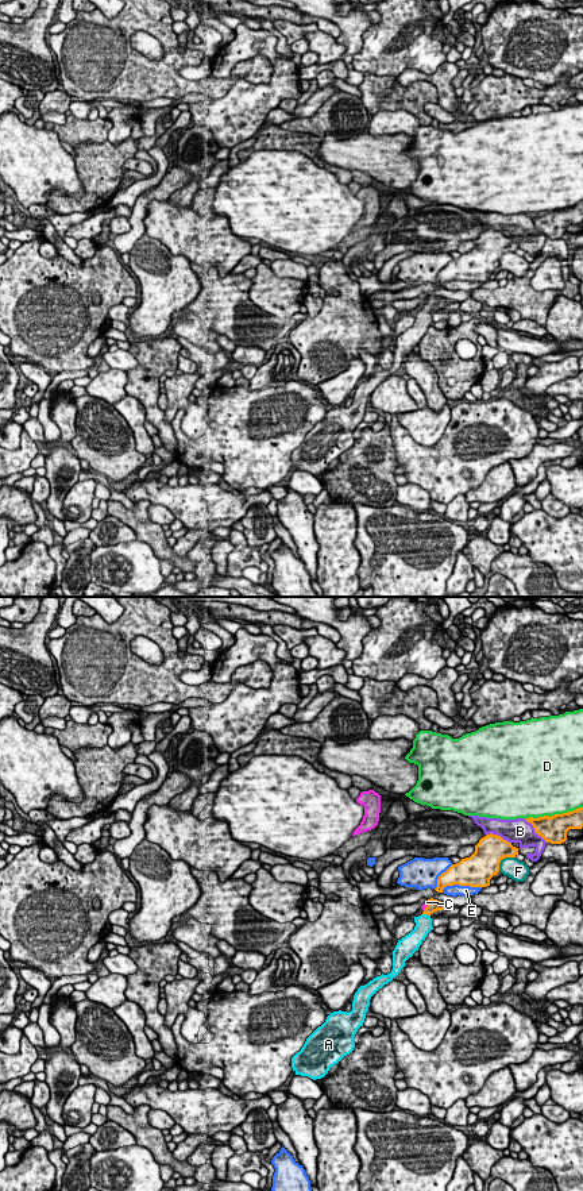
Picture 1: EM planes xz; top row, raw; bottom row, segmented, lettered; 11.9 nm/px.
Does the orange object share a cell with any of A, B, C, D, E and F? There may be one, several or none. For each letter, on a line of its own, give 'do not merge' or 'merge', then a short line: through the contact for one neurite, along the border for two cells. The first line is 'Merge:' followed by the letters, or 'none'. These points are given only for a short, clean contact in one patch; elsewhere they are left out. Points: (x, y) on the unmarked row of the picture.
Merge: A
A: merge | xz (433, 300), (427, 309), (423, 322)
B: do not merge
C: do not merge | xz (428, 296), (423, 304)
D: do not merge
E: do not merge
F: do not merge

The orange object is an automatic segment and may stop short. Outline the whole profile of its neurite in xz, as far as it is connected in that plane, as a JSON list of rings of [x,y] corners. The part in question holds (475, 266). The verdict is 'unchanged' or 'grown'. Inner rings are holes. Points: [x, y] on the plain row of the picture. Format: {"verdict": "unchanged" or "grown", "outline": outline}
{"verdict": "unchanged", "outline": [[[487,230],[475,240],[475,247],[459,258],[452,259],[437,274],[437,288],[447,281],[487,282],[490,274],[499,267],[499,258],[505,253],[516,253],[518,243],[497,230]]]}

